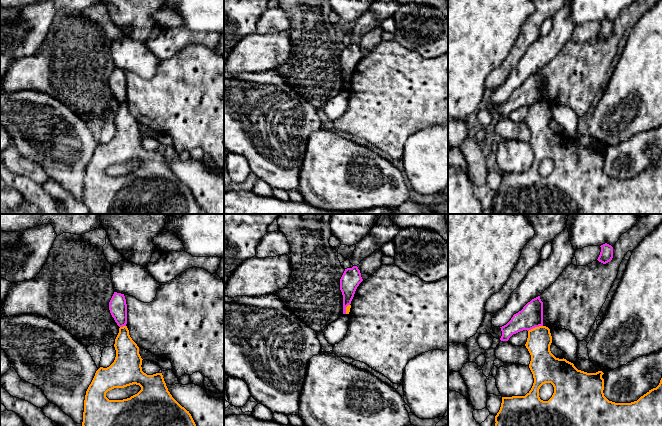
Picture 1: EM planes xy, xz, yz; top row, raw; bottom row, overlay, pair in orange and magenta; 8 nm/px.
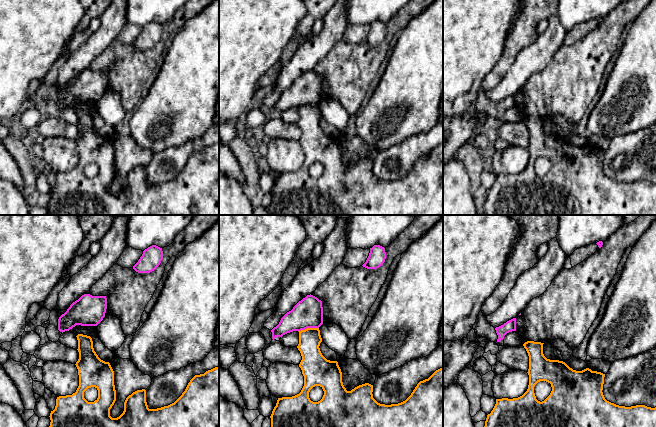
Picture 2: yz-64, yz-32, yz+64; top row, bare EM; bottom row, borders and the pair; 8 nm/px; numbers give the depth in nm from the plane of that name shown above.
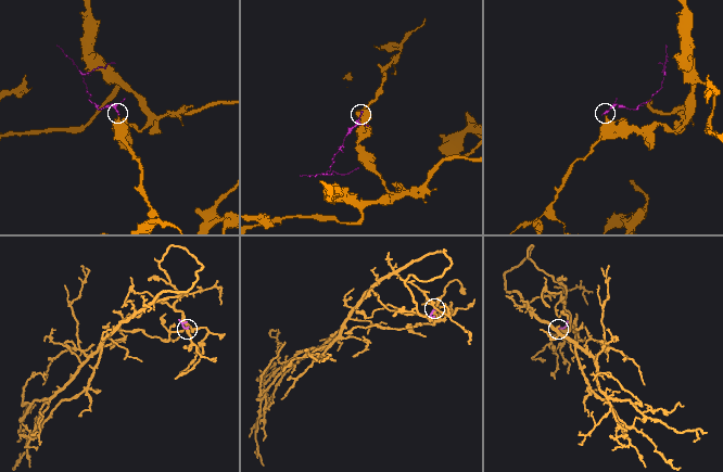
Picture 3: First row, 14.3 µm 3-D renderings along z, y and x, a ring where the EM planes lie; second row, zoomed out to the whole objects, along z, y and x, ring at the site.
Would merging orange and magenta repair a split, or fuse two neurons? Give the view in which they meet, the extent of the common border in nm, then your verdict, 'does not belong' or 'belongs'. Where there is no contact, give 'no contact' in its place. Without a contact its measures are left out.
yz | 130 nm | does not belong

